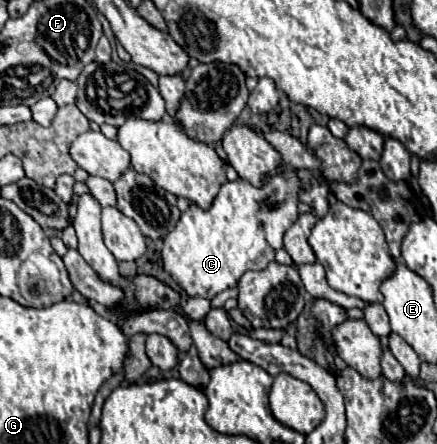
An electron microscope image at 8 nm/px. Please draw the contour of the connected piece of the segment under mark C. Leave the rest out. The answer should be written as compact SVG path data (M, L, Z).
M295 170L267 178L265 186L253 188L243 178L227 182L209 210L193 204L181 214L175 230L163 238L163 270L187 292L187 296L215 298L227 288L235 288L247 270L263 270L279 248L283 248L285 230L297 220L299 178Z

